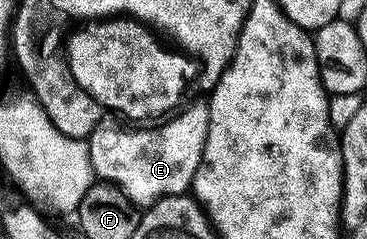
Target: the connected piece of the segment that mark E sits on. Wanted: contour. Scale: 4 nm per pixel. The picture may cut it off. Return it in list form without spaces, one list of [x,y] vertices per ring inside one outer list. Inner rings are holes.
[[[201,101],[180,111],[169,117],[174,119],[161,121],[166,123],[158,127],[142,126],[145,127],[142,131],[107,125],[96,127],[87,138],[94,176],[120,187],[138,205],[152,204],[167,195],[186,194],[193,186],[193,178],[203,157],[209,128],[209,105]]]

